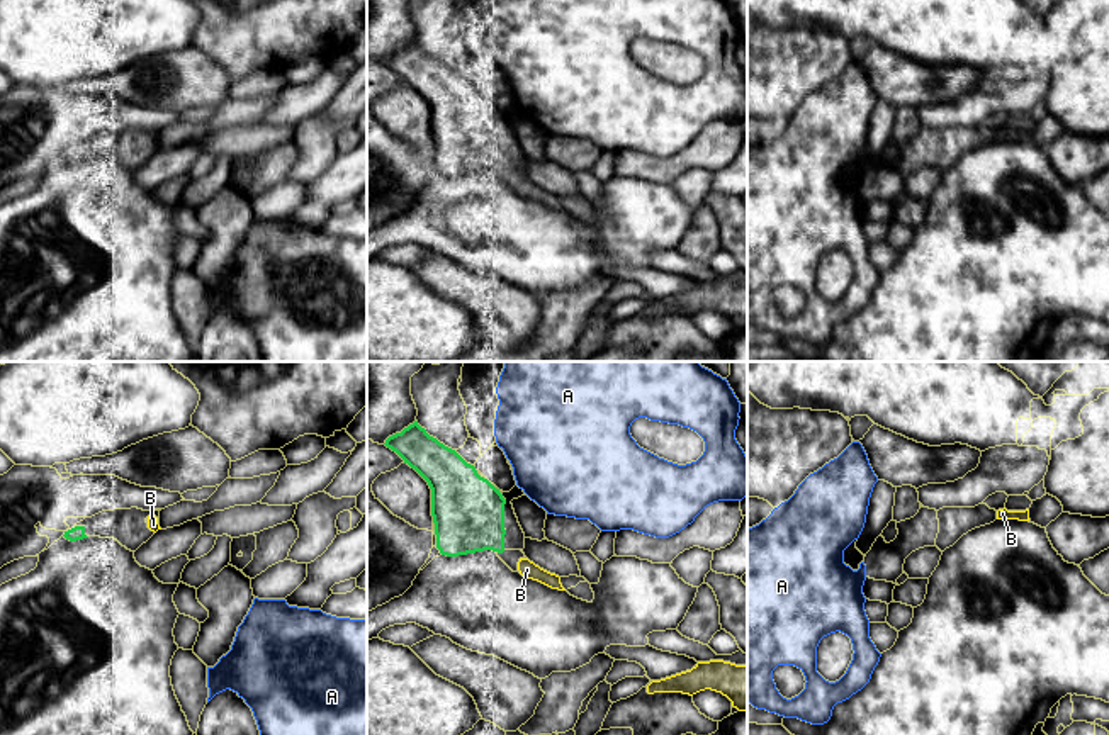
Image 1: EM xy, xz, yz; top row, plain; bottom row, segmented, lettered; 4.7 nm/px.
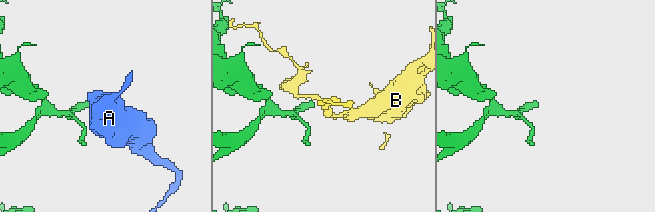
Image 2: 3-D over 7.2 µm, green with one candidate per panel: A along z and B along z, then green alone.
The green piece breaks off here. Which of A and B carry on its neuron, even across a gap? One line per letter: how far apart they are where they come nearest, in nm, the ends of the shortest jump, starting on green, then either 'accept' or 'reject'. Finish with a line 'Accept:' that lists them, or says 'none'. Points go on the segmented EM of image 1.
A: 90 nm | xz (501, 494), (517, 484) | reject
B: 90 nm | xz (503, 550), (520, 559) | accept
Accept: B

